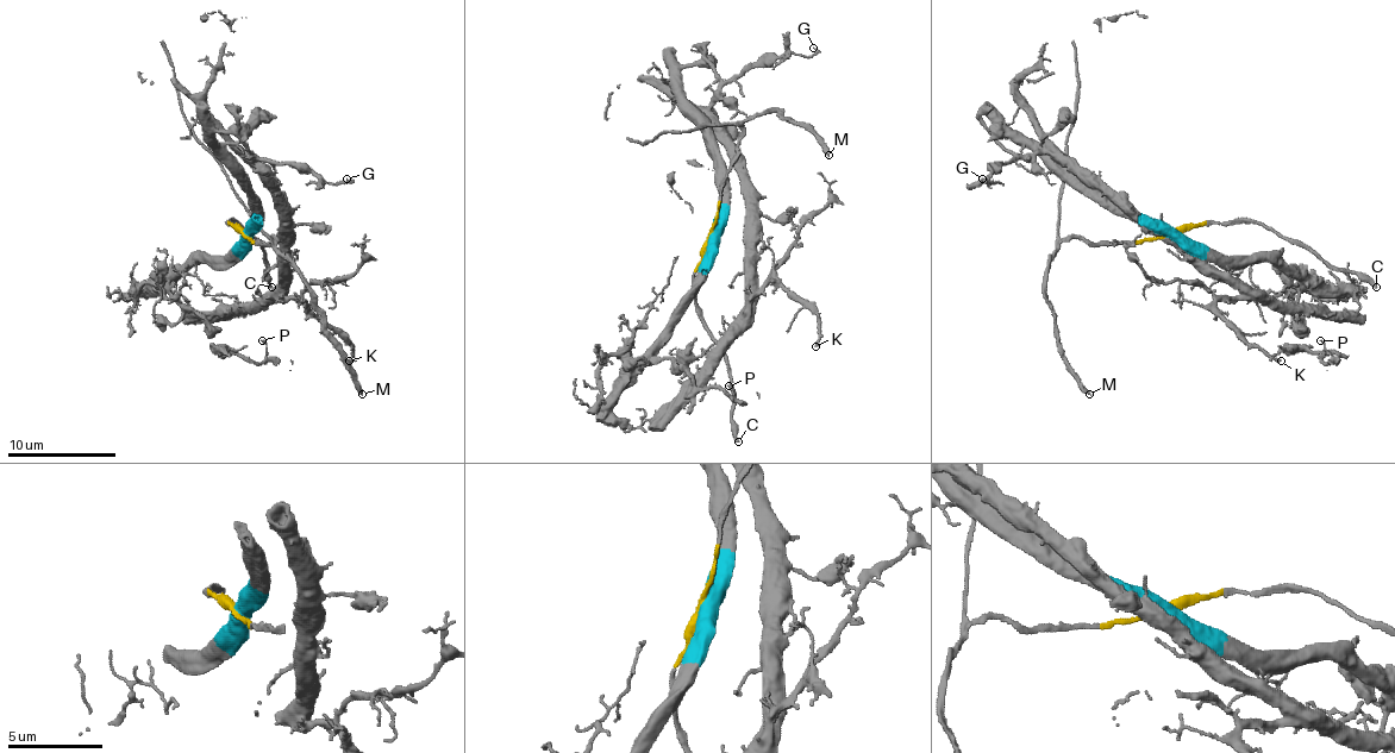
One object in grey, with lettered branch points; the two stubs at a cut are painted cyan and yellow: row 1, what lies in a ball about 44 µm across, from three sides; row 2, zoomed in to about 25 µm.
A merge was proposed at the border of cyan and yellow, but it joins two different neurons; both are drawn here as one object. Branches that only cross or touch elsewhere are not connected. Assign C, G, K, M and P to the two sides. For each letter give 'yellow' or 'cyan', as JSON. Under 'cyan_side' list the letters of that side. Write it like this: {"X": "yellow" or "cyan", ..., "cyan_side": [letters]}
{"C": "yellow", "G": "cyan", "K": "cyan", "M": "yellow", "P": "cyan", "cyan_side": ["G", "K", "P"]}

